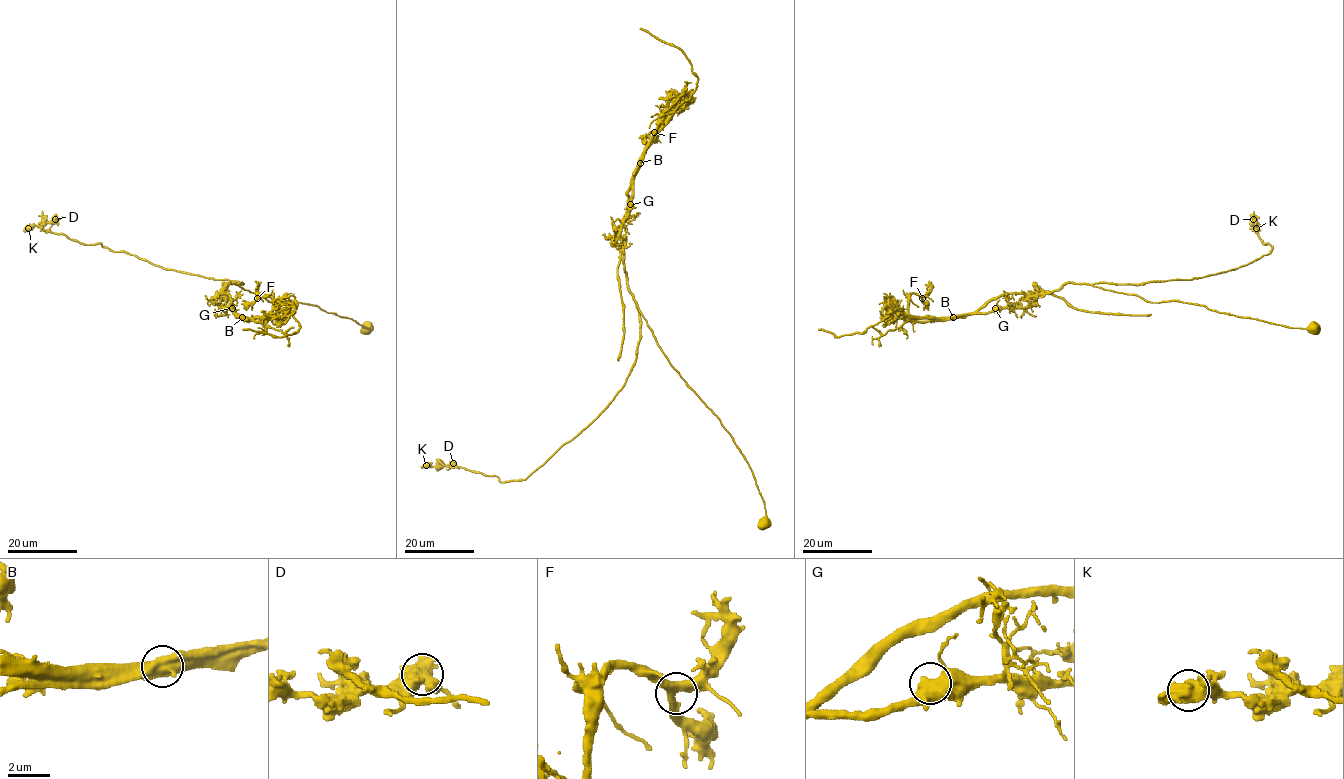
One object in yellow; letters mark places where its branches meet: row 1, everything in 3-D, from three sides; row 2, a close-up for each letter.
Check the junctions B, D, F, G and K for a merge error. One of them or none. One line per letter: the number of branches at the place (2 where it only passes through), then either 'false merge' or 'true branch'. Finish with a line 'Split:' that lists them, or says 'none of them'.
B: 2 | false merge
D: 2 | true branch
F: 3 | true branch
G: 2 | true branch
K: 2 | true branch
Split: B

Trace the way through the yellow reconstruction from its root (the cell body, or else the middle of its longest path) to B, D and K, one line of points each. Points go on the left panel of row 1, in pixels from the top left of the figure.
B: (365, 328), (315, 305), (270, 302), (230, 283), (226, 292), (219, 293), (230, 297), (232, 310), (242, 317)
D: (365, 328), (315, 305), (270, 302), (236, 281), (166, 270), (127, 252), (46, 231), (42, 223), (55, 219)
K: (365, 328), (315, 305), (270, 302), (236, 281), (85, 245), (46, 231), (42, 222), (28, 228)

